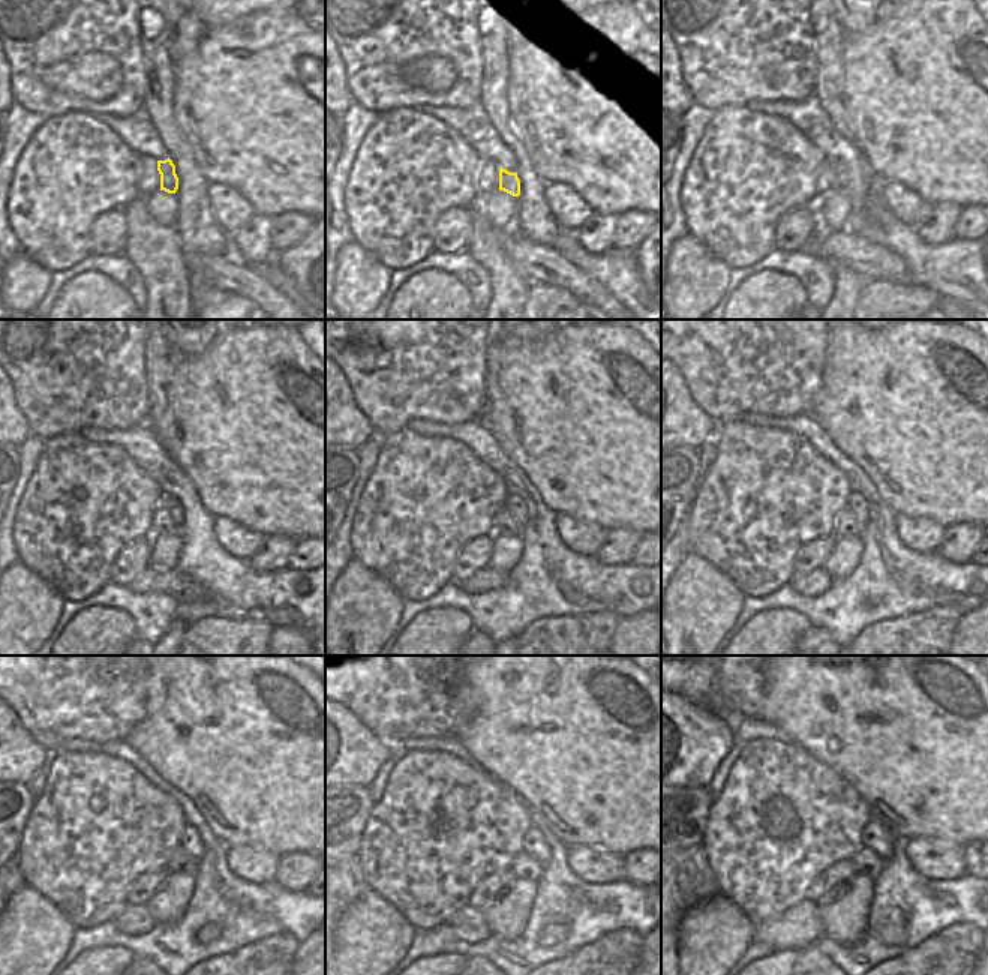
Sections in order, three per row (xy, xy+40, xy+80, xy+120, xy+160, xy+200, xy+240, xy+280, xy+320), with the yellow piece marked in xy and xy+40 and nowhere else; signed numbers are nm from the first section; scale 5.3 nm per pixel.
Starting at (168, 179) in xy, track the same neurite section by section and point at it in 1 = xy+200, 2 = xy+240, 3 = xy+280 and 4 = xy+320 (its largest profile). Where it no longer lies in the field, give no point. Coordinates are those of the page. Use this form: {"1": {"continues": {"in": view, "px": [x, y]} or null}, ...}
{"1": {"continues": {"in": "xy+200", "px": [856, 503]}}, "2": {"continues": {"in": "xy+240", "px": [191, 842]}}, "3": {"continues": {"in": "xy+280", "px": [534, 845]}}, "4": {"continues": {"in": "xy+320", "px": [876, 837]}}}

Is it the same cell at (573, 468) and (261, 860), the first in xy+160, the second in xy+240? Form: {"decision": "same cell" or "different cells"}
{"decision": "different cells"}

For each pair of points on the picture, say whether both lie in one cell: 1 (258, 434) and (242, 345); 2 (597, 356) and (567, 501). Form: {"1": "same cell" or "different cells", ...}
{"1": "same cell", "2": "same cell"}

